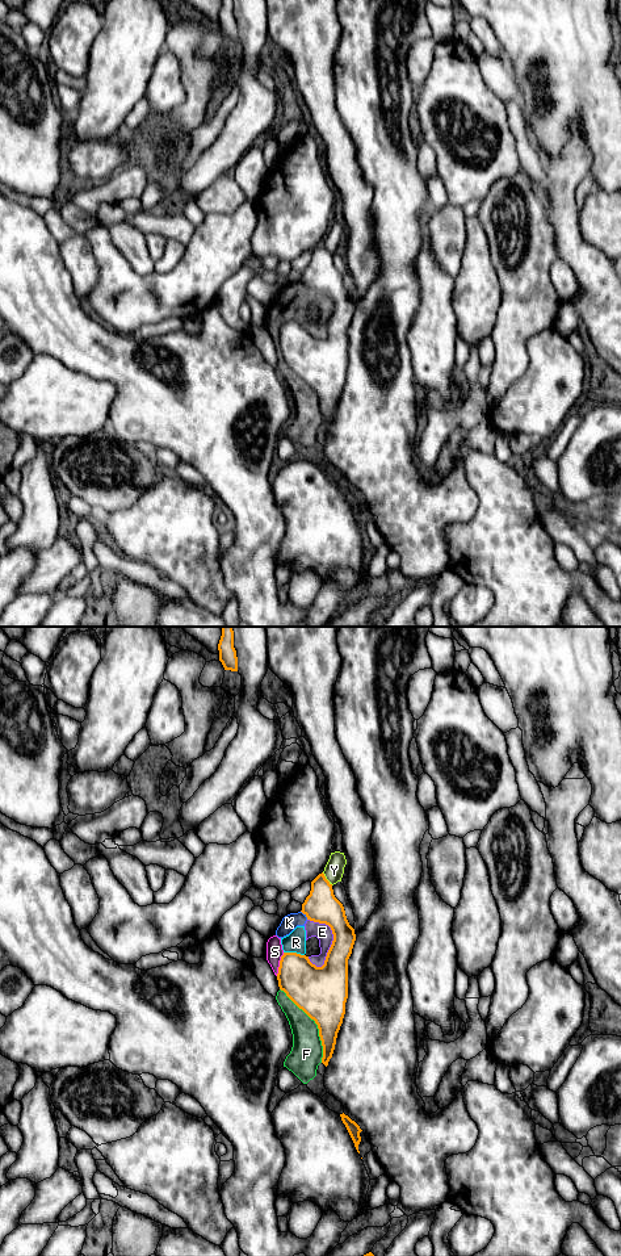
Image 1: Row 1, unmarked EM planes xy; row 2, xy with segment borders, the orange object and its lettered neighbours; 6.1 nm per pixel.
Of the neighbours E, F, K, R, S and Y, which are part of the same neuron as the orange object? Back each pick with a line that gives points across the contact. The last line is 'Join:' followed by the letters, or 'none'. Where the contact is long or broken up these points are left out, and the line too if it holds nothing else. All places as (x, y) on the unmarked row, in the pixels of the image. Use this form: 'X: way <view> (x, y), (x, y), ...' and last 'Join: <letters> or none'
Join: none

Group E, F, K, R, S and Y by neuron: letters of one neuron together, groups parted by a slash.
E F K R S / Y

